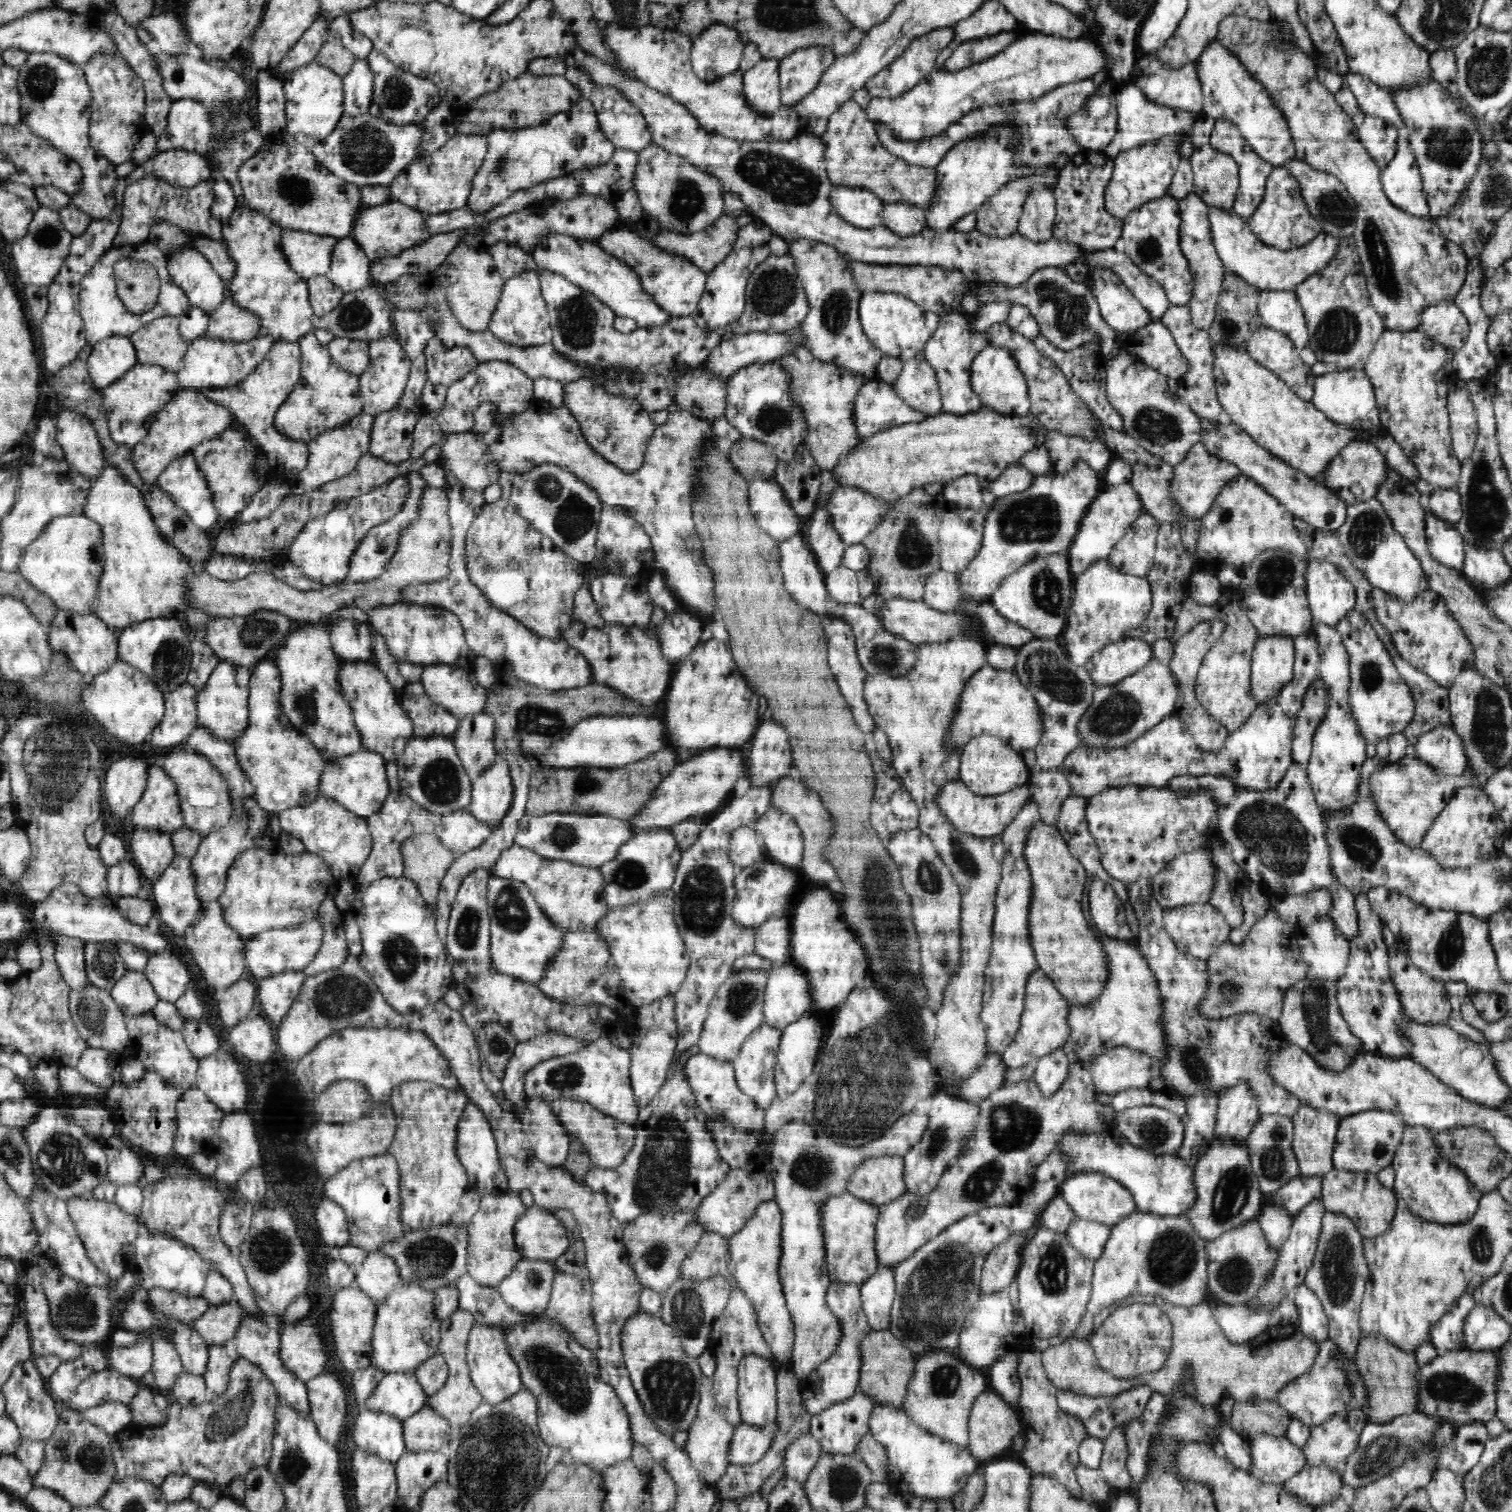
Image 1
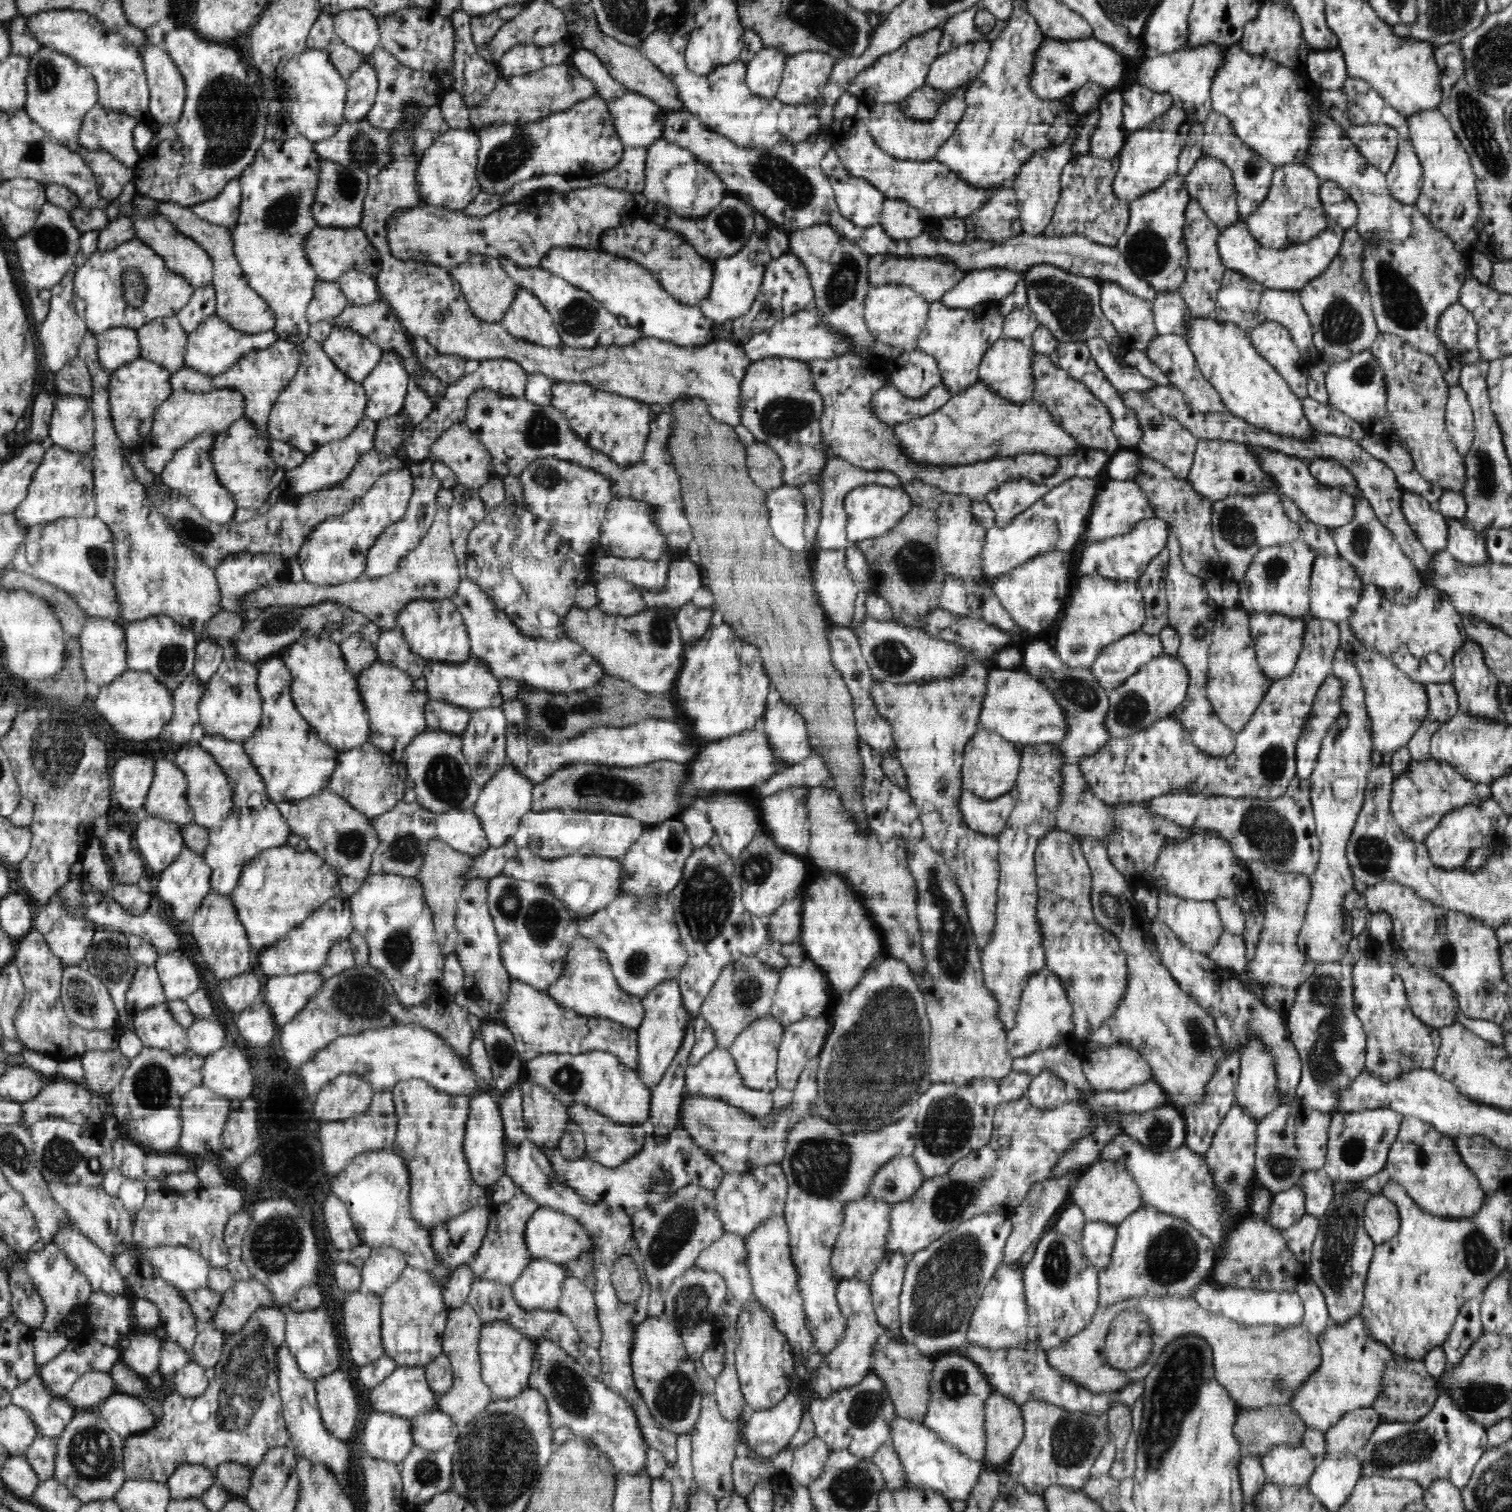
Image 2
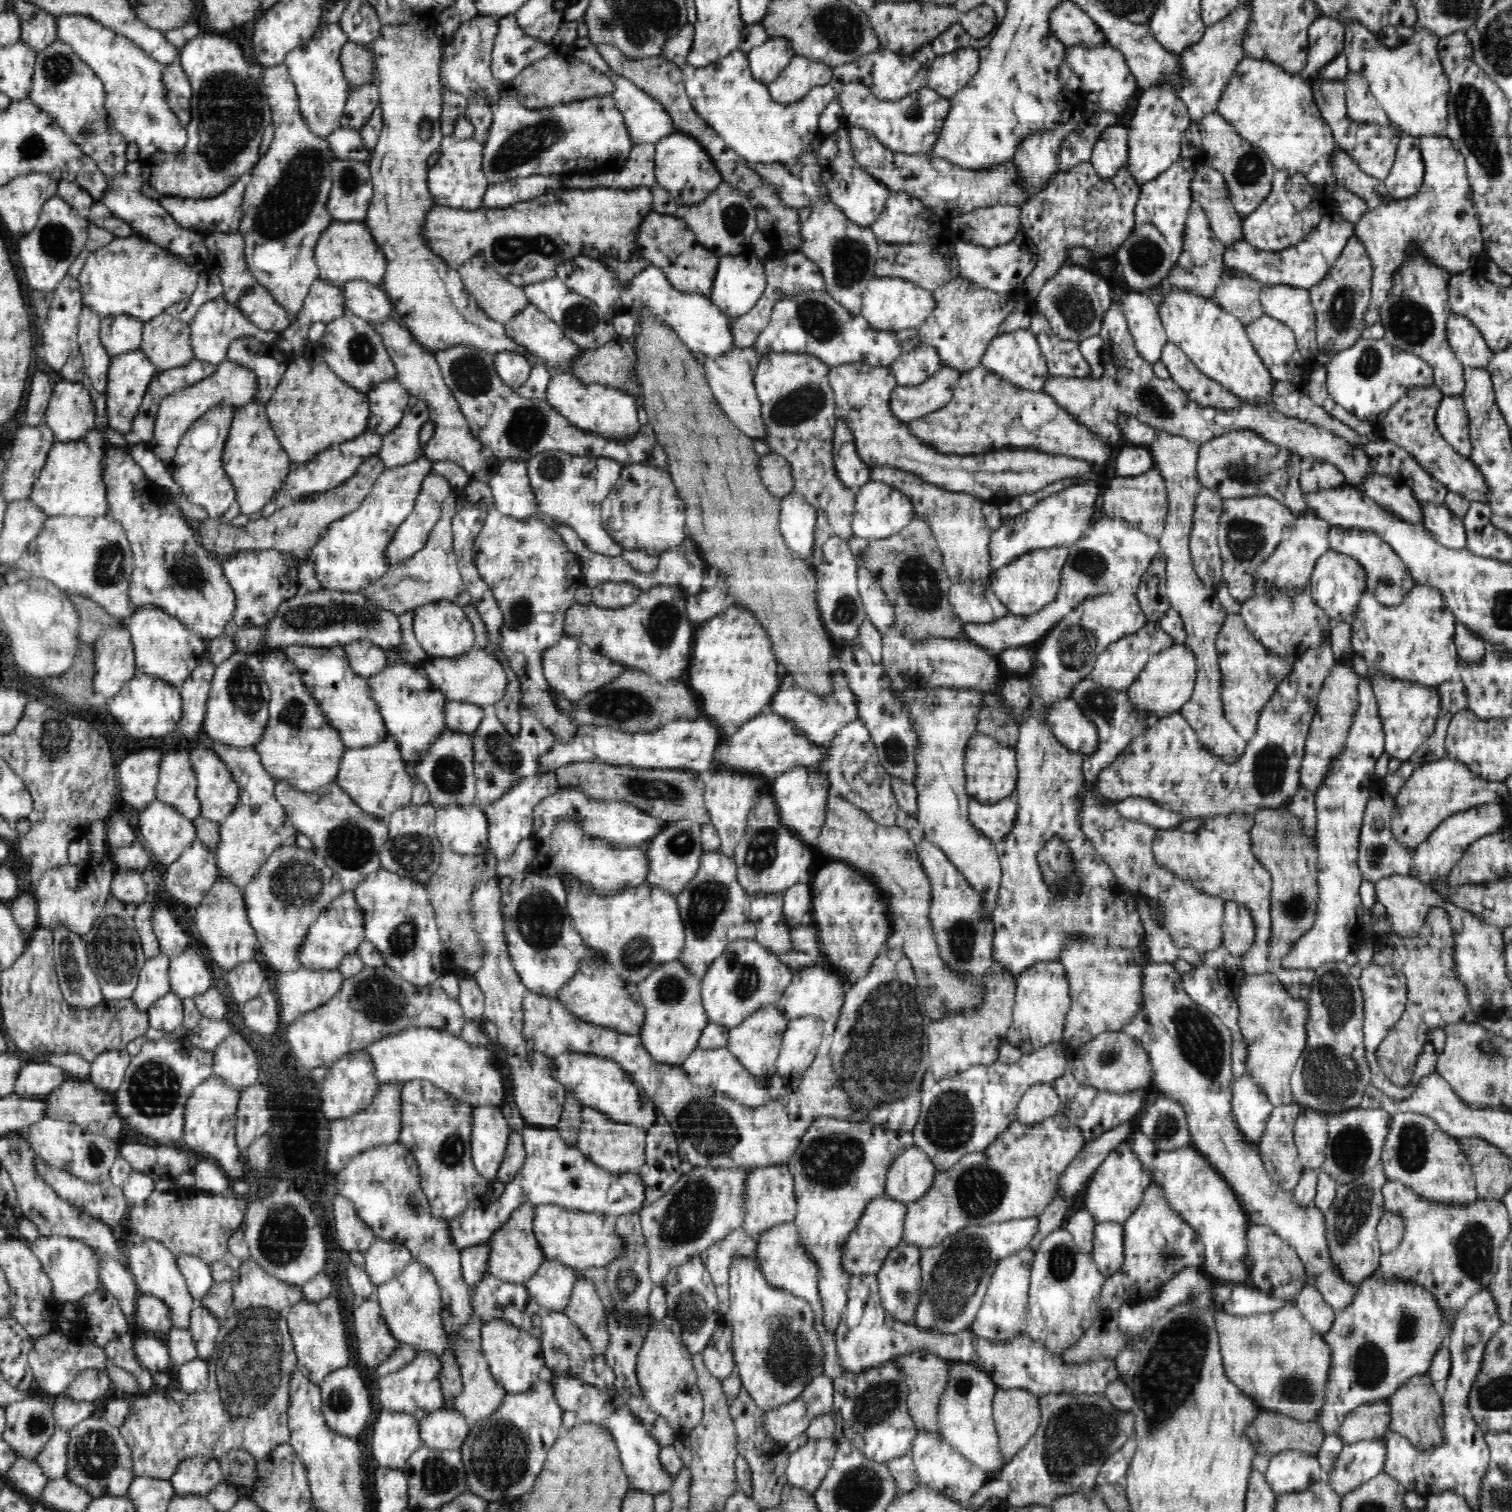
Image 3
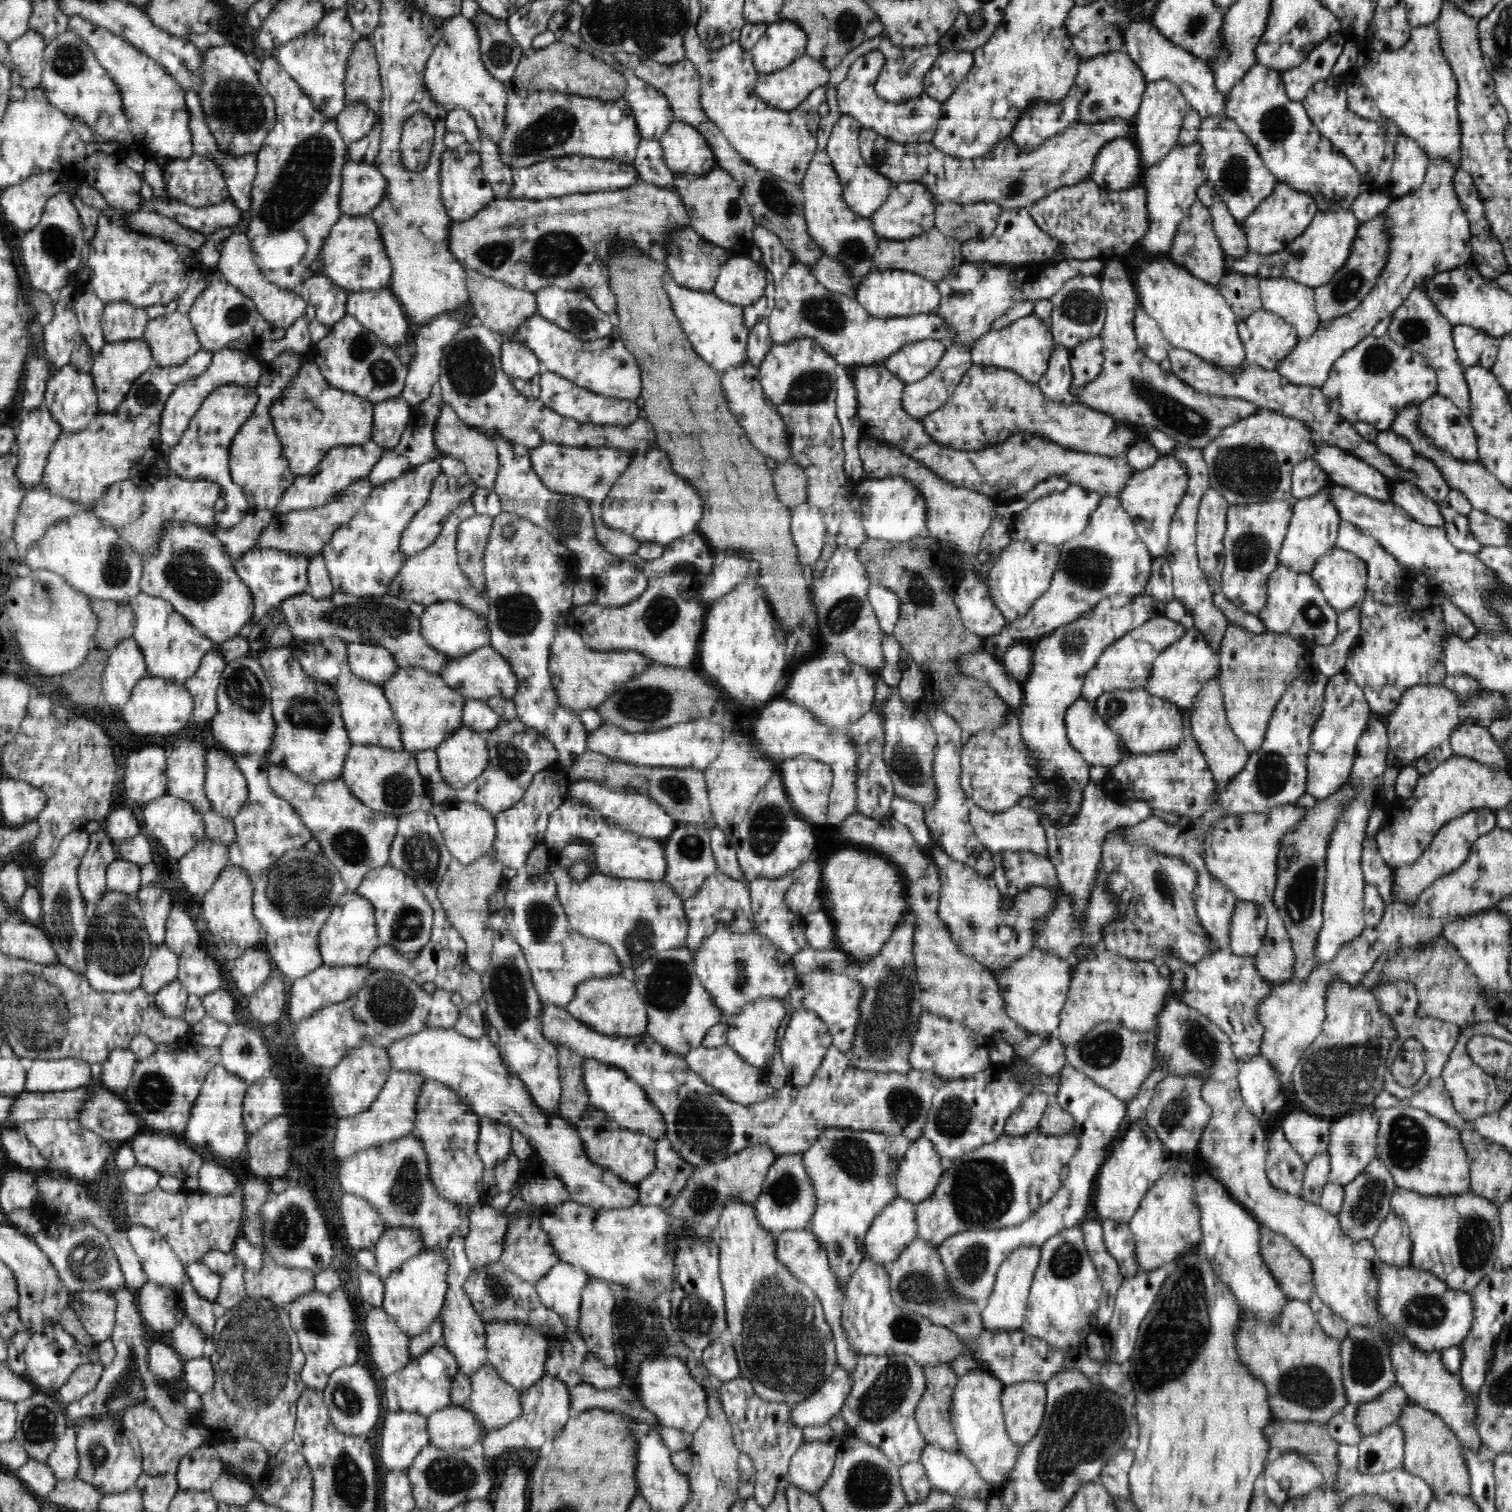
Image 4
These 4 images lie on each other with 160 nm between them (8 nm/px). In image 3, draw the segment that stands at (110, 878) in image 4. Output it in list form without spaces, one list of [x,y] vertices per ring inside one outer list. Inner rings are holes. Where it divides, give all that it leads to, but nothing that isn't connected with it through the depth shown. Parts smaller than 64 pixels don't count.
[[[116,868],[110,886],[111,894],[122,903],[140,905],[146,898],[146,884],[142,879],[142,871]]]

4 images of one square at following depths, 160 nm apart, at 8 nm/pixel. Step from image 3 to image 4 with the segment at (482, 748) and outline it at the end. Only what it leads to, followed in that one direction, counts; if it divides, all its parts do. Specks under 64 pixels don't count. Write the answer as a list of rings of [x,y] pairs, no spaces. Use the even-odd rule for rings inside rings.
[[[518,719],[499,722],[493,731],[487,733],[487,750],[489,753],[486,770],[469,785],[454,789],[447,784],[439,772],[439,760],[435,750],[422,750],[415,753],[420,774],[429,782],[435,803],[442,801],[468,801],[478,803],[496,817],[499,812],[513,807],[526,794],[533,776],[541,770],[548,769],[559,760],[559,752],[553,742],[539,730],[524,725]]]

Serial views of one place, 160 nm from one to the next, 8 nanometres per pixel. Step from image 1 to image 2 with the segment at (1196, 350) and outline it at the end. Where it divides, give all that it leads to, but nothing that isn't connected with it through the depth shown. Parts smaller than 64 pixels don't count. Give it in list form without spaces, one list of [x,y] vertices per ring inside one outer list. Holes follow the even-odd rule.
[[[1178,291],[1173,293],[1156,293],[1153,306],[1153,319],[1160,335],[1168,333],[1182,334],[1182,324],[1190,316],[1187,304]]]

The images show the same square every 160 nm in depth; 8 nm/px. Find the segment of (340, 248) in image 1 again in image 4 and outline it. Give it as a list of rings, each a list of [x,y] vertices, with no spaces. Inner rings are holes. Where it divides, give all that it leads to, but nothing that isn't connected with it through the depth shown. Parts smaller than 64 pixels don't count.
[[[389,288],[350,292],[346,306],[348,315],[357,318],[366,330],[377,335],[383,343],[394,350],[411,341],[413,335],[410,330],[412,326],[410,326],[409,318],[405,317],[402,305],[399,304],[398,299]]]

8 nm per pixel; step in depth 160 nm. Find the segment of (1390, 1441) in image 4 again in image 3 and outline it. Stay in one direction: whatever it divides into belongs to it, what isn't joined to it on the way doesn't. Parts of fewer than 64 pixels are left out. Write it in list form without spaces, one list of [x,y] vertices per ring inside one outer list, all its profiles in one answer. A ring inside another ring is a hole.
[[[1382,1437],[1374,1438],[1374,1440],[1362,1440],[1358,1442],[1354,1442],[1353,1444],[1346,1445],[1342,1448],[1342,1454],[1340,1454],[1340,1458],[1338,1458],[1338,1462],[1336,1462],[1336,1468],[1333,1468],[1333,1473],[1331,1474],[1331,1479],[1329,1482],[1324,1480],[1327,1484],[1329,1484],[1339,1495],[1345,1494],[1354,1490],[1360,1484],[1370,1480],[1371,1477],[1376,1476],[1377,1474],[1384,1473],[1386,1466],[1386,1458],[1387,1458],[1387,1446],[1384,1445]]]

